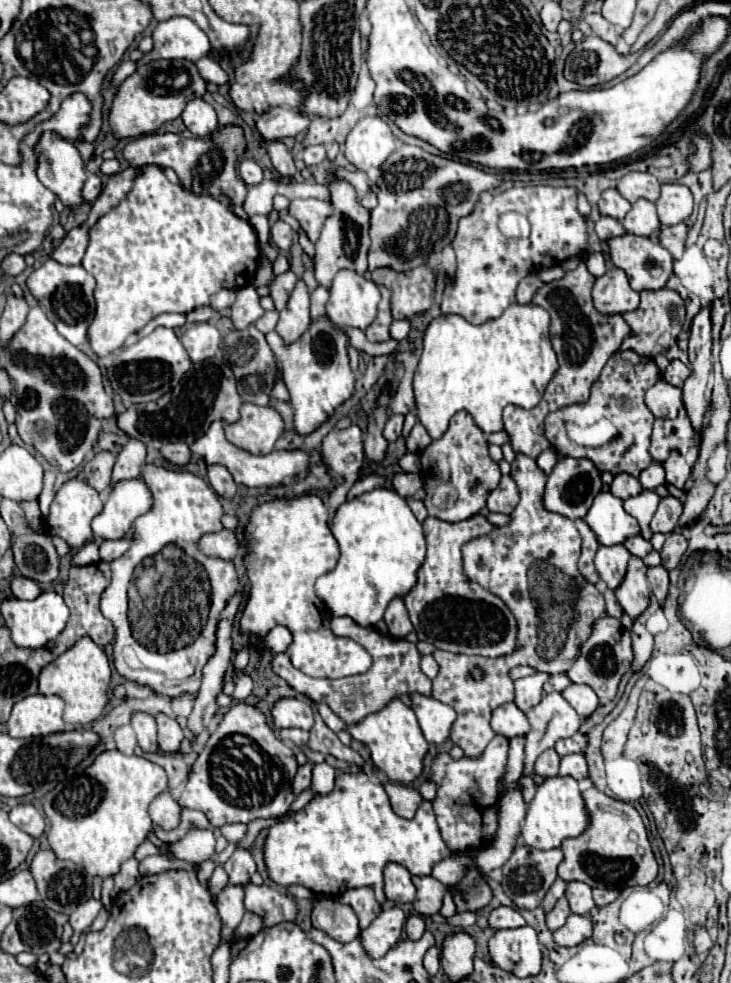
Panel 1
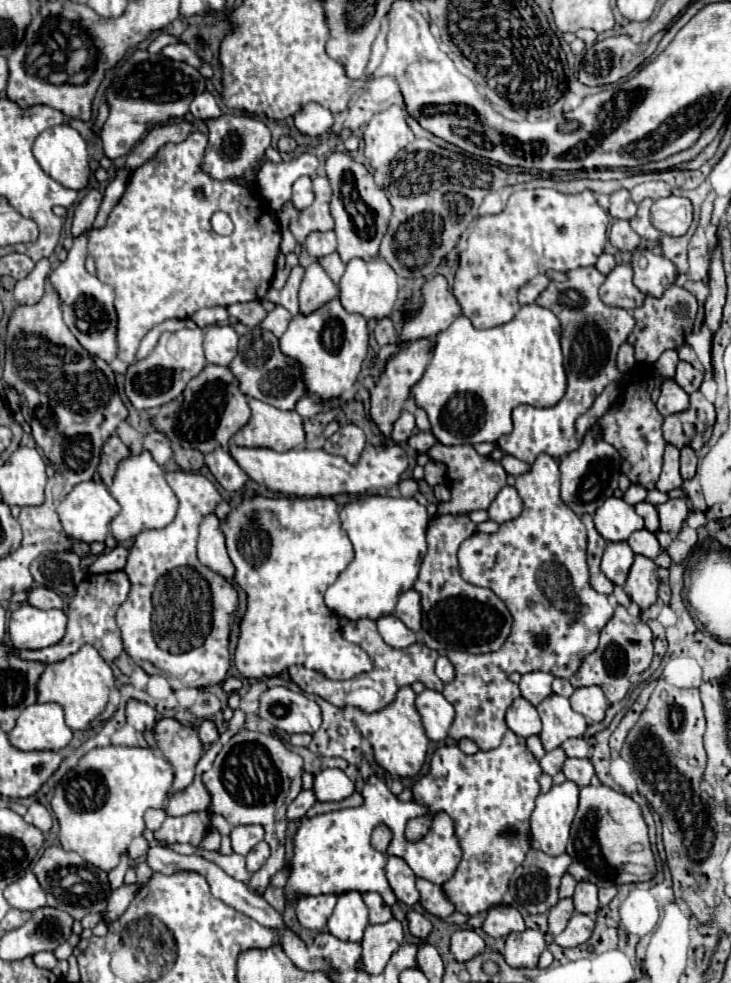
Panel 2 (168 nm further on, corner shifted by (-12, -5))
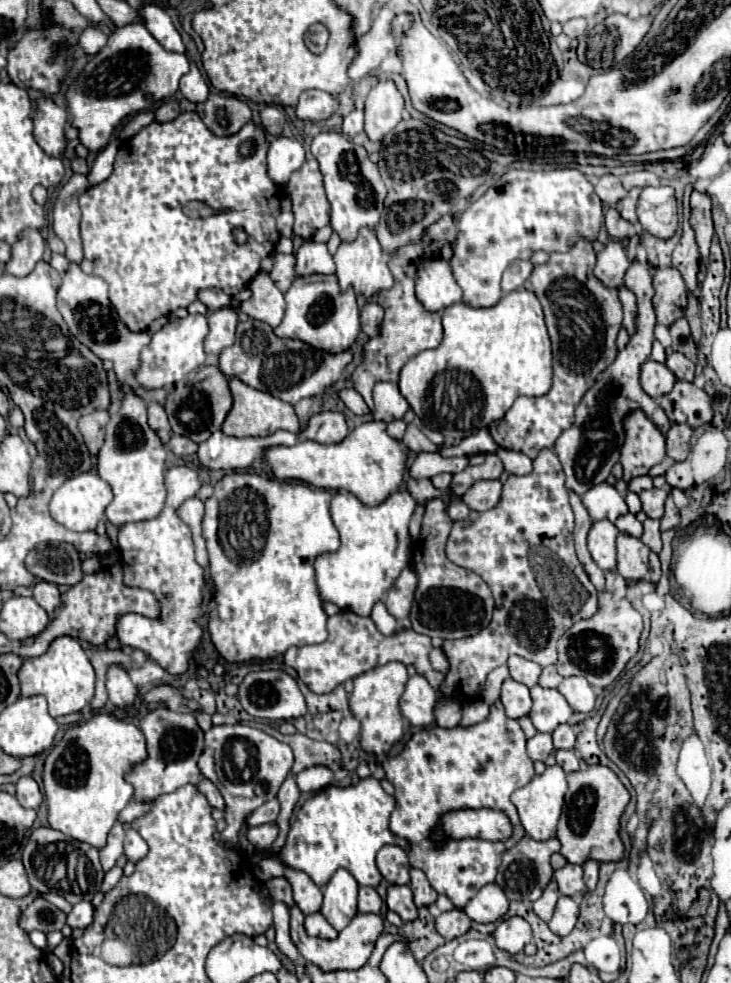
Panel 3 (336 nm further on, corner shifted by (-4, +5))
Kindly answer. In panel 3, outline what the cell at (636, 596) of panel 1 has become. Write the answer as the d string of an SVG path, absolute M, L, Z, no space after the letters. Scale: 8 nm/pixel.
M619 534L617 538L617 572L627 580L627 584L635 584L647 578L647 562L649 562L649 548L633 538Z

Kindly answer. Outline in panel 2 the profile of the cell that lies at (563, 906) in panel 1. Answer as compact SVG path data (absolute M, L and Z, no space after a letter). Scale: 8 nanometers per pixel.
M561 898L551 910L549 910L549 932L561 934L569 922L569 918L573 916L575 908L573 908L573 900L571 898Z

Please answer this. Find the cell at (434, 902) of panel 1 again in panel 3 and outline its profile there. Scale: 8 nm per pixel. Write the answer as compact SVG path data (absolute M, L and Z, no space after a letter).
M411 868L411 884L409 884L409 888L411 888L415 904L419 908L429 906L429 904L433 904L437 900L437 892L431 888L425 874L421 870L417 870L417 868Z

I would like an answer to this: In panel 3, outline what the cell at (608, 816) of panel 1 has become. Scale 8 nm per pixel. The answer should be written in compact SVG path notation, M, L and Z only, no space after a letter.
M587 766L585 770L567 774L569 790L565 794L565 806L557 826L557 838L561 842L561 854L571 864L585 864L587 860L597 862L619 862L623 860L623 840L619 836L621 816L629 804L629 792L605 766Z

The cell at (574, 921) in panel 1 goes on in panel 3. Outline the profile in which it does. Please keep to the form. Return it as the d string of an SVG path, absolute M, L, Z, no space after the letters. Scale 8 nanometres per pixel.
M561 896L555 908L555 914L549 922L549 928L553 930L553 934L565 936L575 928L577 918L579 918L579 904L569 896Z

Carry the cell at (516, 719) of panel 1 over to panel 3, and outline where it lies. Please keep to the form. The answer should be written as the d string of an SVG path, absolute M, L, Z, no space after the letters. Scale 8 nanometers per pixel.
M507 678L501 688L501 702L505 706L505 714L513 720L519 720L527 716L531 710L529 688L525 684L515 682L513 678Z

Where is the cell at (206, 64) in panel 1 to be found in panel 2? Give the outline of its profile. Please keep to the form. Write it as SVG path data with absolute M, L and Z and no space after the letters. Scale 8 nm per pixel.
M171 44L171 46L165 46L161 54L167 56L167 58L171 58L171 60L187 62L187 64L193 66L193 68L199 68L199 66L201 66L199 56L197 56L197 54L195 54L187 44Z

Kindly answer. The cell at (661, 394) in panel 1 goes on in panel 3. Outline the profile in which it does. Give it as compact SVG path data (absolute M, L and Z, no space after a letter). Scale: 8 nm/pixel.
M647 360L643 364L641 386L651 398L661 398L661 396L669 394L669 390L673 390L675 382L677 382L675 374L665 364L659 364L653 360Z

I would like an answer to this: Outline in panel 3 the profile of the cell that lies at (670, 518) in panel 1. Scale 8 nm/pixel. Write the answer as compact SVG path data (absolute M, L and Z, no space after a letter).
M653 488L653 490L643 490L639 494L641 504L643 504L643 512L653 518L653 520L661 520L665 514L665 500L669 496L667 488Z

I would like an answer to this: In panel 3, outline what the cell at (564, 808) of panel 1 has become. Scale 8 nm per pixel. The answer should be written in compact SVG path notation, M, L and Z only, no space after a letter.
M557 764L547 768L541 776L535 776L527 786L513 792L511 802L519 810L519 818L523 820L523 828L525 828L527 836L531 836L533 840L549 840L555 836L555 828L557 828L557 820L561 816L565 792L567 792L567 776L565 776L563 768Z

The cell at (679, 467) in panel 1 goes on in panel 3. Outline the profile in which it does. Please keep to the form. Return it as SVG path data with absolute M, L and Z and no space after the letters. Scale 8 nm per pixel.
M673 424L667 432L667 456L671 456L675 462L683 462L689 454L689 440L693 430L685 424Z

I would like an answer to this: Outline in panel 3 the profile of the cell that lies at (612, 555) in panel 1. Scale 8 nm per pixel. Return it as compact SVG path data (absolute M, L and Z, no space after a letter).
M599 520L591 526L589 552L603 570L615 570L617 566L617 534L619 530L609 520Z

